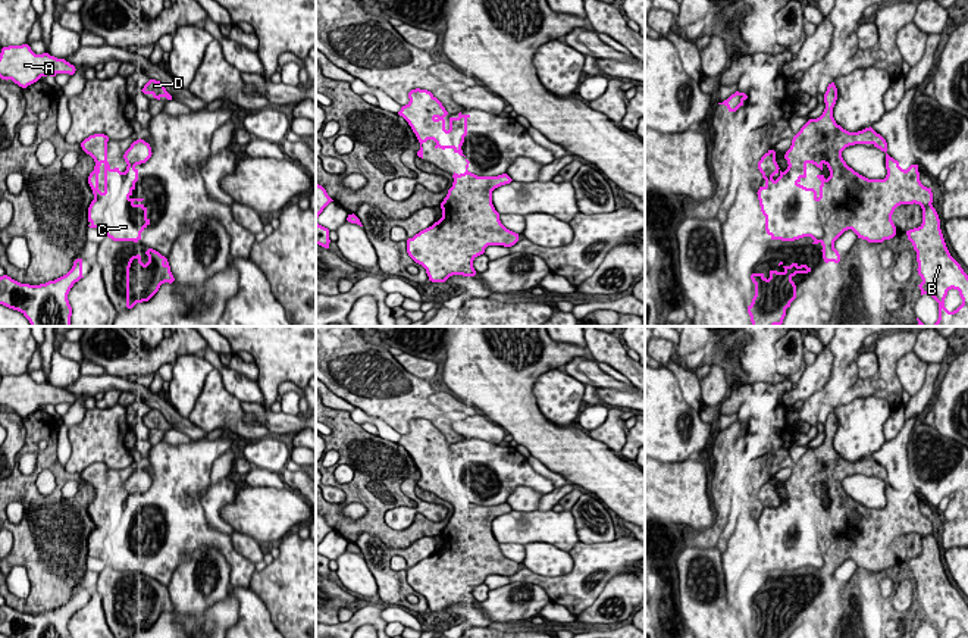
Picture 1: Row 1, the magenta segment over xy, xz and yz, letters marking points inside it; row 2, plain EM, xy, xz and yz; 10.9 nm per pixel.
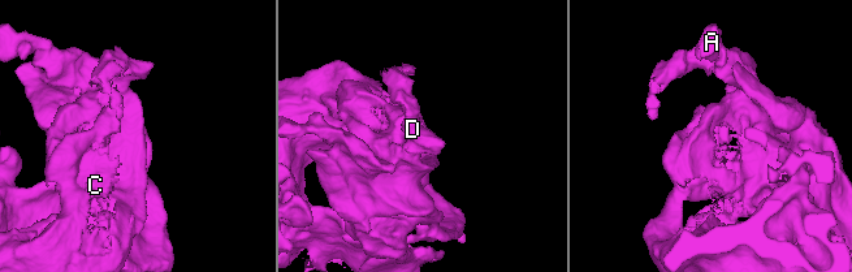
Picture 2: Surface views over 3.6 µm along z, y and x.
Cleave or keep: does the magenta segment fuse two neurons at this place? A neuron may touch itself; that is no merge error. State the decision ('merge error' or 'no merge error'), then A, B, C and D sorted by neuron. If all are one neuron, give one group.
merge error; groups A B D / C

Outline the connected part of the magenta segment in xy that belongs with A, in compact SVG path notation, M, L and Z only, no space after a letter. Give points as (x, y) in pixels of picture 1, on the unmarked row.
M28 373L3 376L0 382L0 407L12 409L22 417L37 412L41 406L75 403L75 395L48 382L35 384Z

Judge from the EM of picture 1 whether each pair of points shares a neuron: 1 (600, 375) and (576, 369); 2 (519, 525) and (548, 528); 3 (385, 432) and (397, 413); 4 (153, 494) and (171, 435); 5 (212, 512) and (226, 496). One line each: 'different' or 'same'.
1: same
2: same
3: different
4: different
5: same

